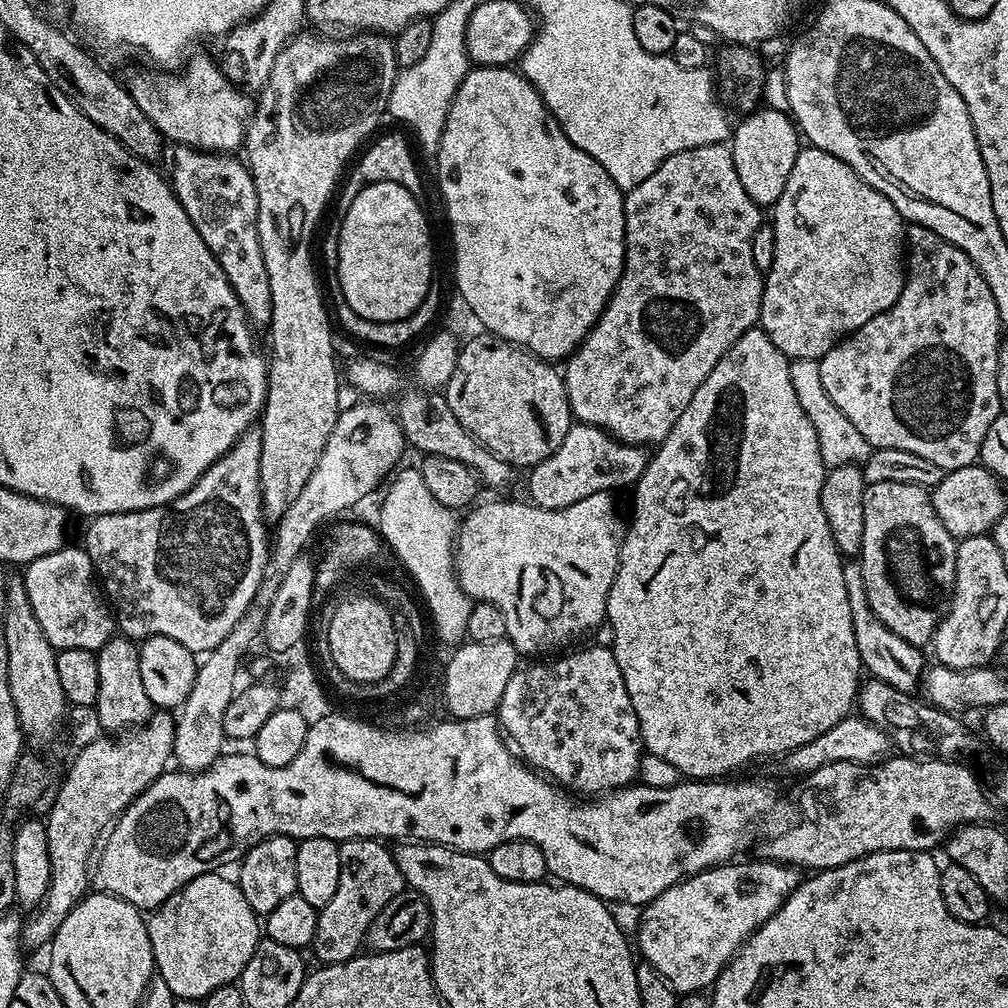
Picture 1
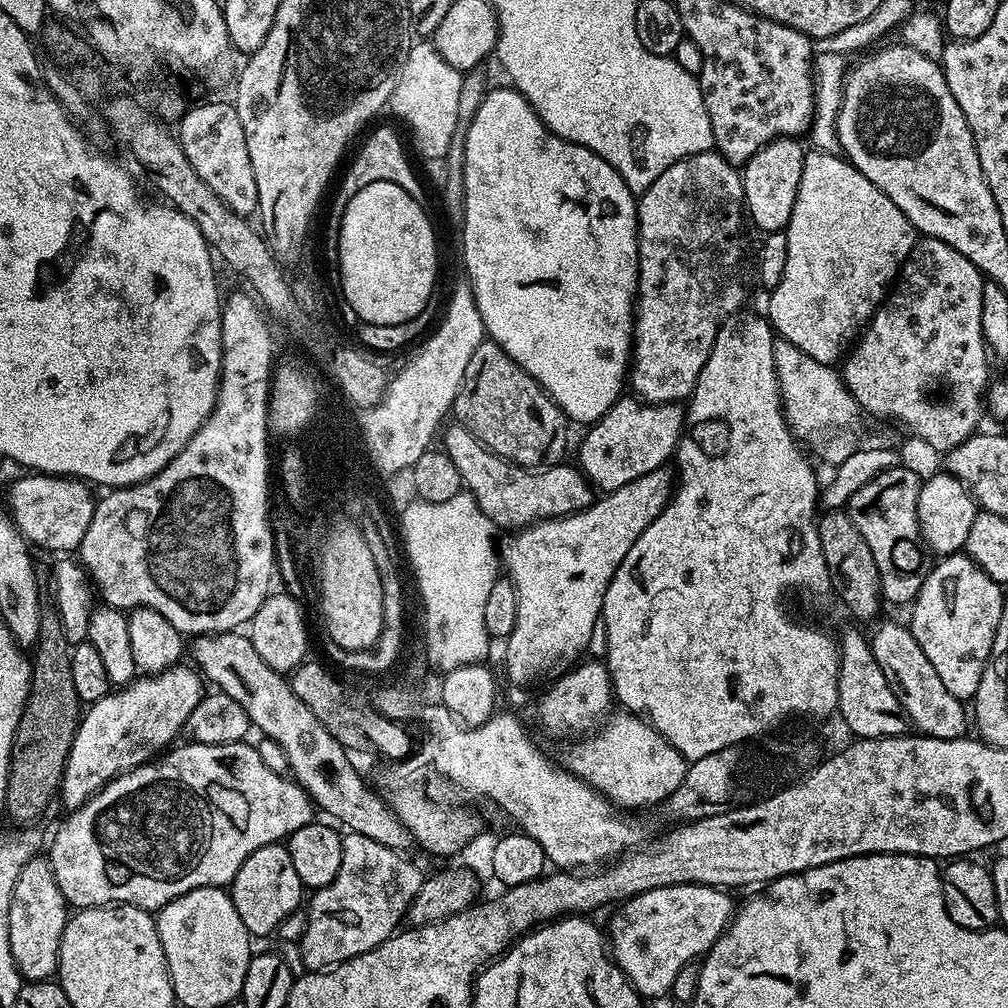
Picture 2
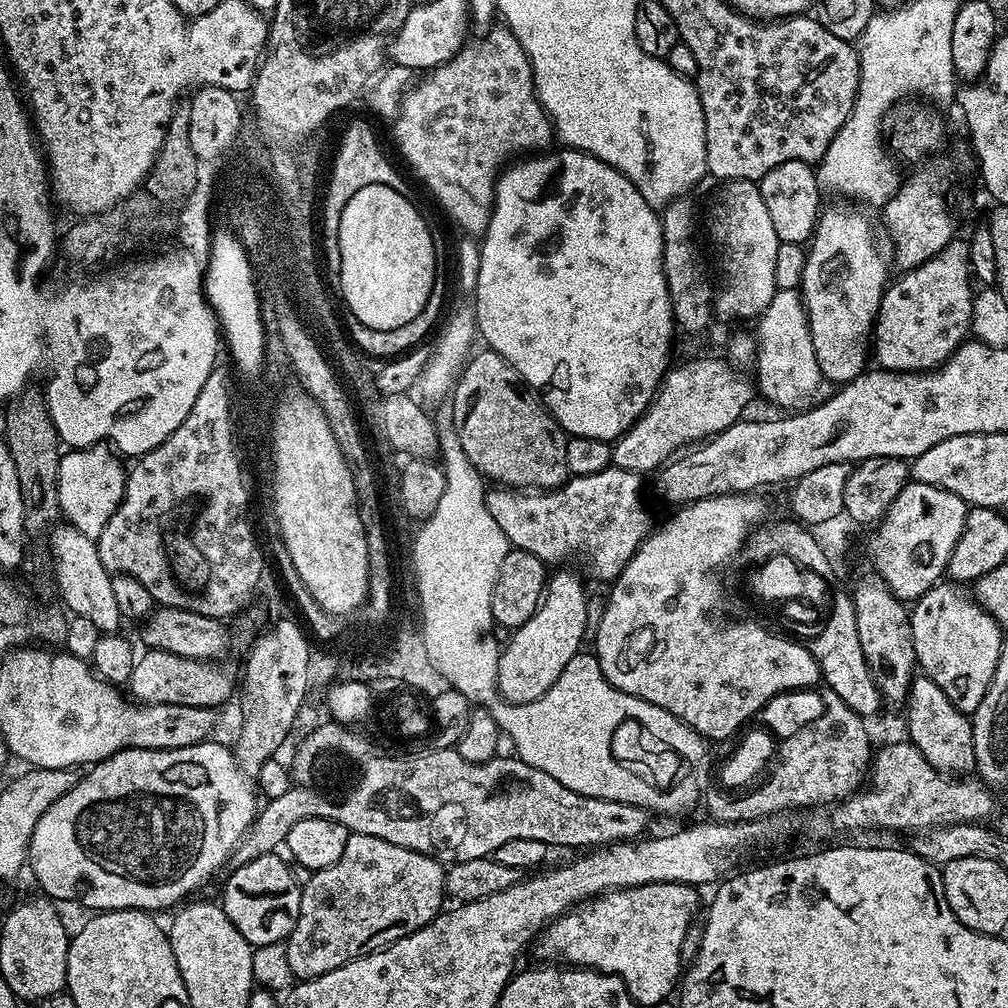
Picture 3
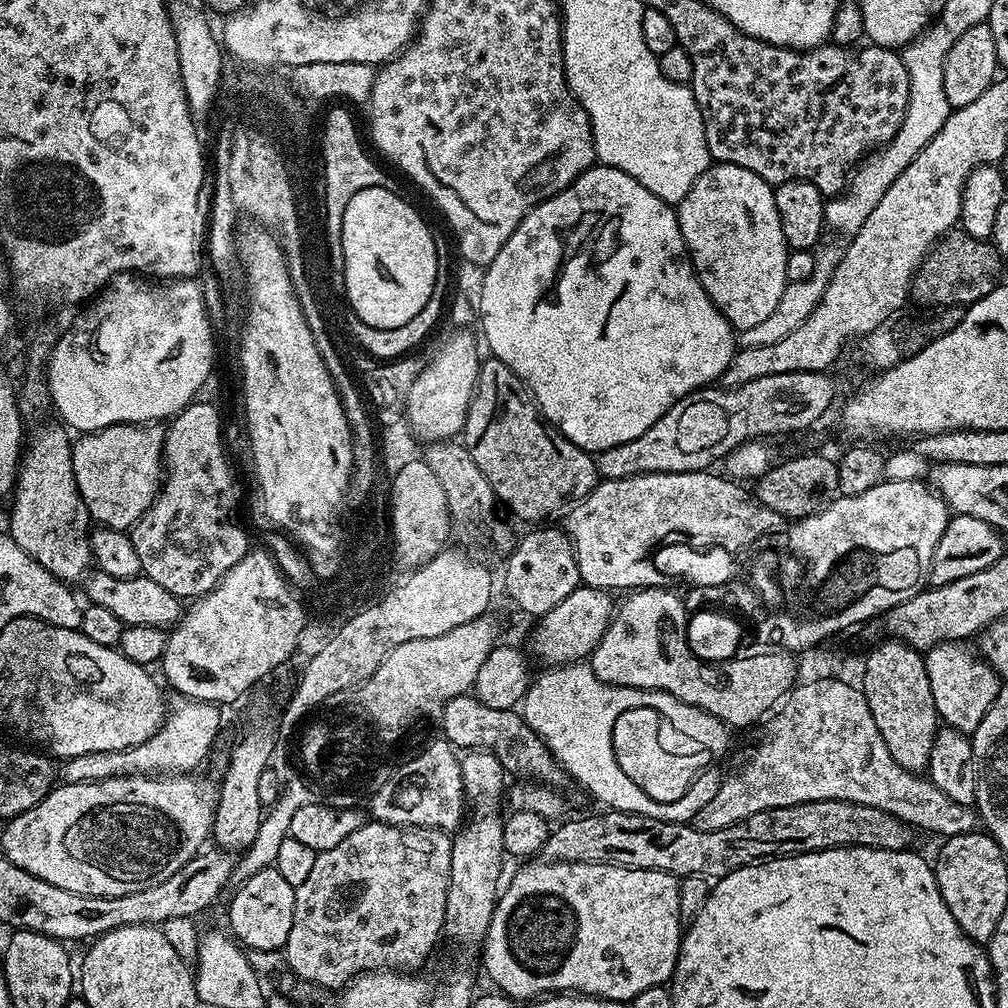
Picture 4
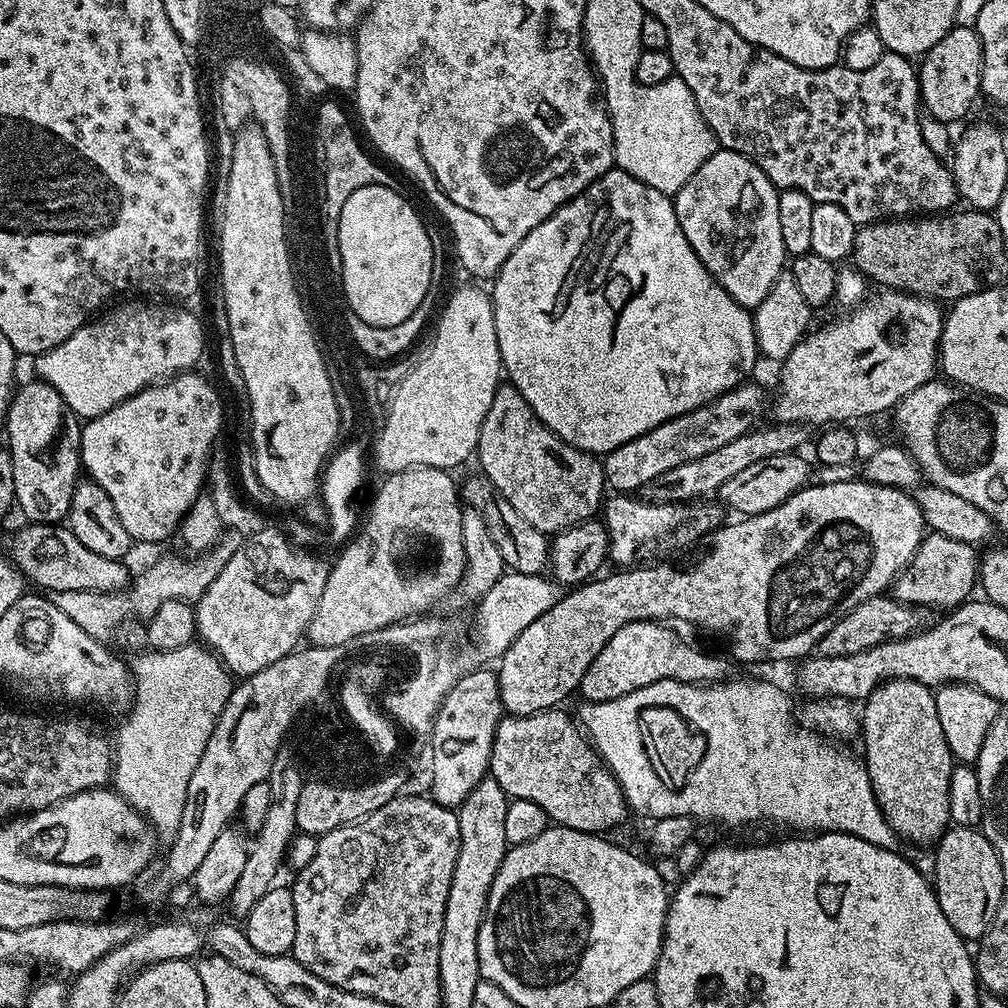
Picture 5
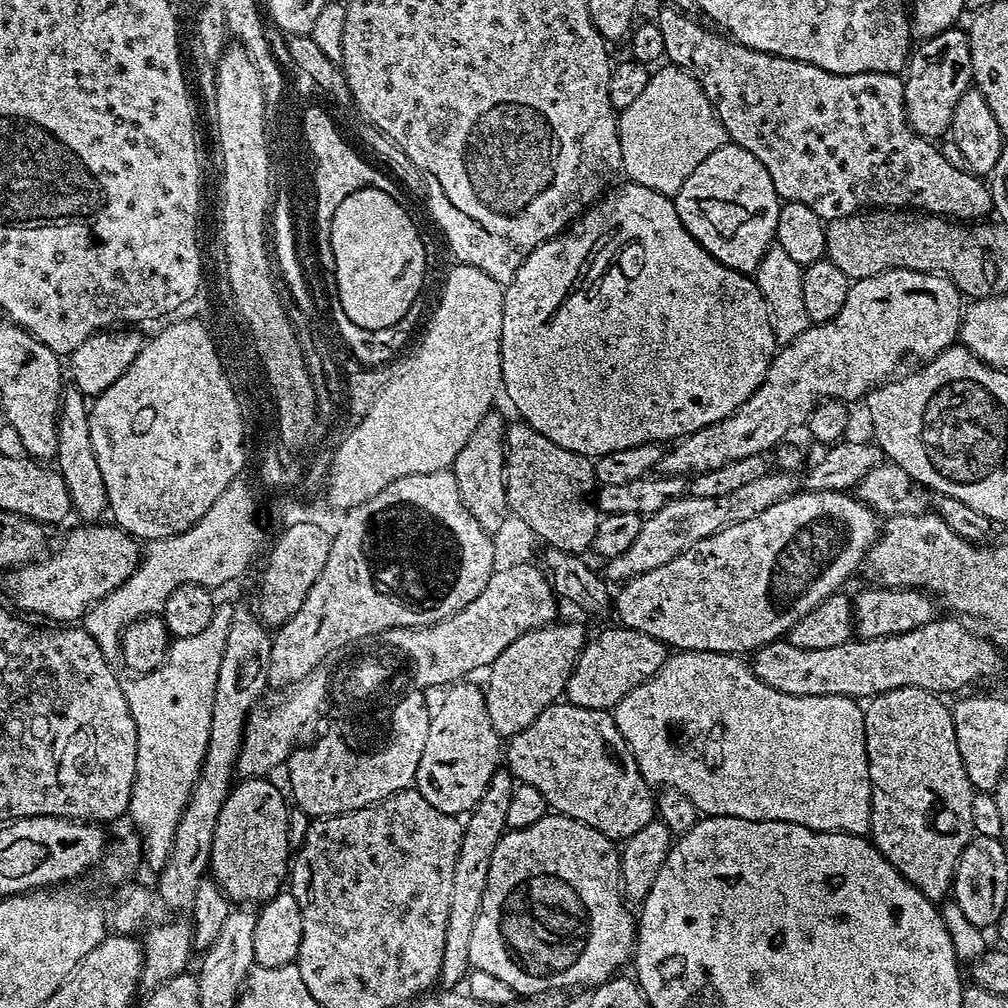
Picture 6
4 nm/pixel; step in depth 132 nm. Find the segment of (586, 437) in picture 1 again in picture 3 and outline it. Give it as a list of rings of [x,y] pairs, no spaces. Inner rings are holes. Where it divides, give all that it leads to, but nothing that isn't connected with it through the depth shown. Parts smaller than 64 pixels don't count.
[[[724,358],[688,360],[677,368],[669,367],[646,411],[616,437],[612,444],[612,464],[622,470],[652,474],[681,450],[736,423],[747,413],[744,411],[752,400],[752,392],[754,396],[754,384],[735,370],[740,371]]]

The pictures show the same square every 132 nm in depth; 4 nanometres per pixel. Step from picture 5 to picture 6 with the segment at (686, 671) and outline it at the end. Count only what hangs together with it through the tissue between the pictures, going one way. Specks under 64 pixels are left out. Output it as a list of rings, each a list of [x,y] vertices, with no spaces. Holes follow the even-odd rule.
[[[615,627],[598,633],[585,643],[568,679],[567,703],[586,708],[615,709],[618,701],[626,698],[630,690],[649,680],[664,665],[666,645],[662,641],[645,632],[635,632],[633,628]]]

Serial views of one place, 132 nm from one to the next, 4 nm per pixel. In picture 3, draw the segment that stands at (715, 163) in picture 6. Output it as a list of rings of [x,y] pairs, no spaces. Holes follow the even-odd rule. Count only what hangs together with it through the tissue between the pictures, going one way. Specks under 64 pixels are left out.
[[[729,180],[721,188],[724,189],[722,189],[721,192],[717,194],[716,201],[713,202],[712,209],[710,209],[708,212],[708,236],[710,239],[712,239],[712,244],[714,247],[716,247],[717,254],[720,255],[720,284],[718,280],[718,287],[715,289],[714,292],[714,312],[715,315],[719,317],[719,319],[721,316],[721,318],[724,320],[749,320],[749,322],[752,322],[763,314],[763,312],[766,310],[766,306],[770,306],[770,302],[772,301],[772,299],[774,298],[774,294],[778,290],[776,283],[774,282],[774,261],[776,256],[778,255],[778,246],[781,244],[781,242],[778,238],[778,234],[774,234],[774,222],[770,222],[770,214],[766,211],[766,202],[762,202],[762,194],[760,193],[759,183],[753,182],[751,180]]]

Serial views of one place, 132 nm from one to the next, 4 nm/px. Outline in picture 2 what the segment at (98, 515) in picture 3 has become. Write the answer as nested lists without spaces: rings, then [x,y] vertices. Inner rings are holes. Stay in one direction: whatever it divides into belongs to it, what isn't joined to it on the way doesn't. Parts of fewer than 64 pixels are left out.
[[[24,474],[21,480],[13,482],[6,507],[29,545],[45,548],[48,552],[60,552],[56,554],[72,554],[79,549],[82,538],[86,538],[86,526],[90,526],[90,518],[94,518],[97,497],[92,496],[91,491],[93,489],[83,480]]]

